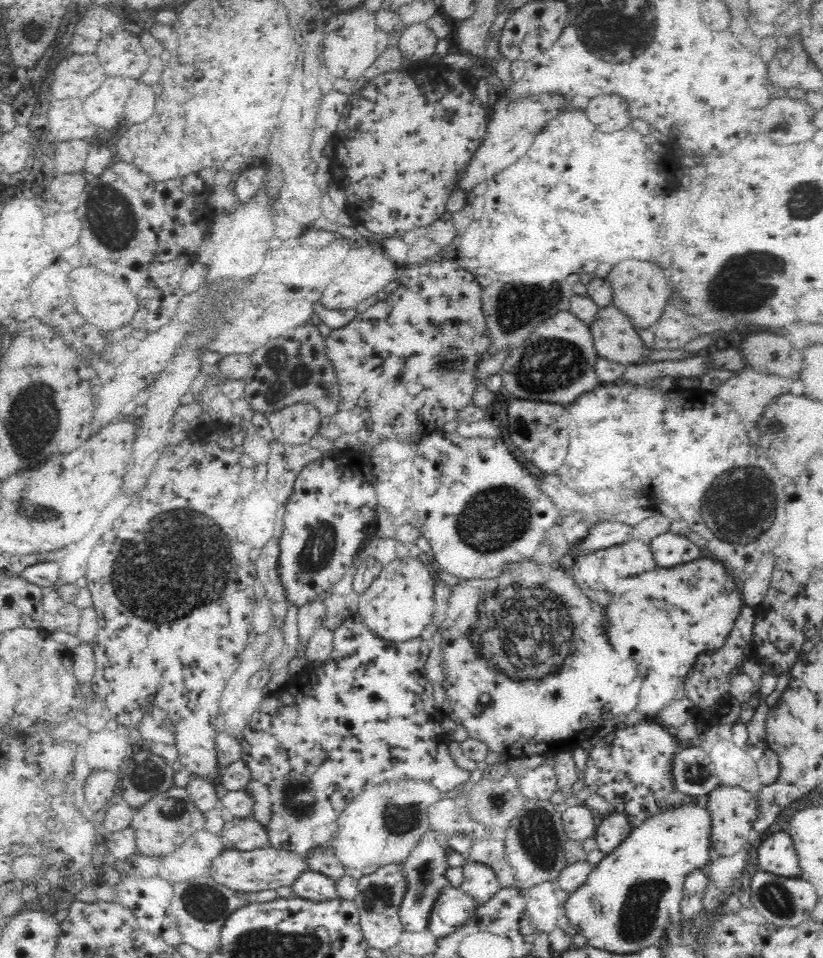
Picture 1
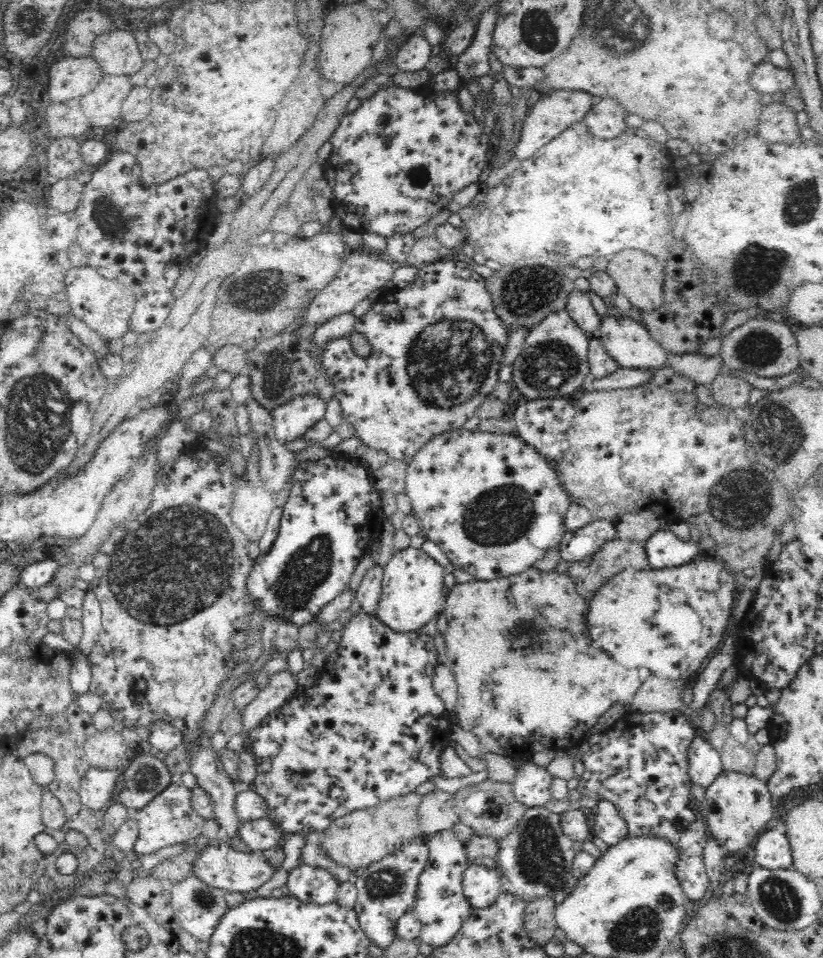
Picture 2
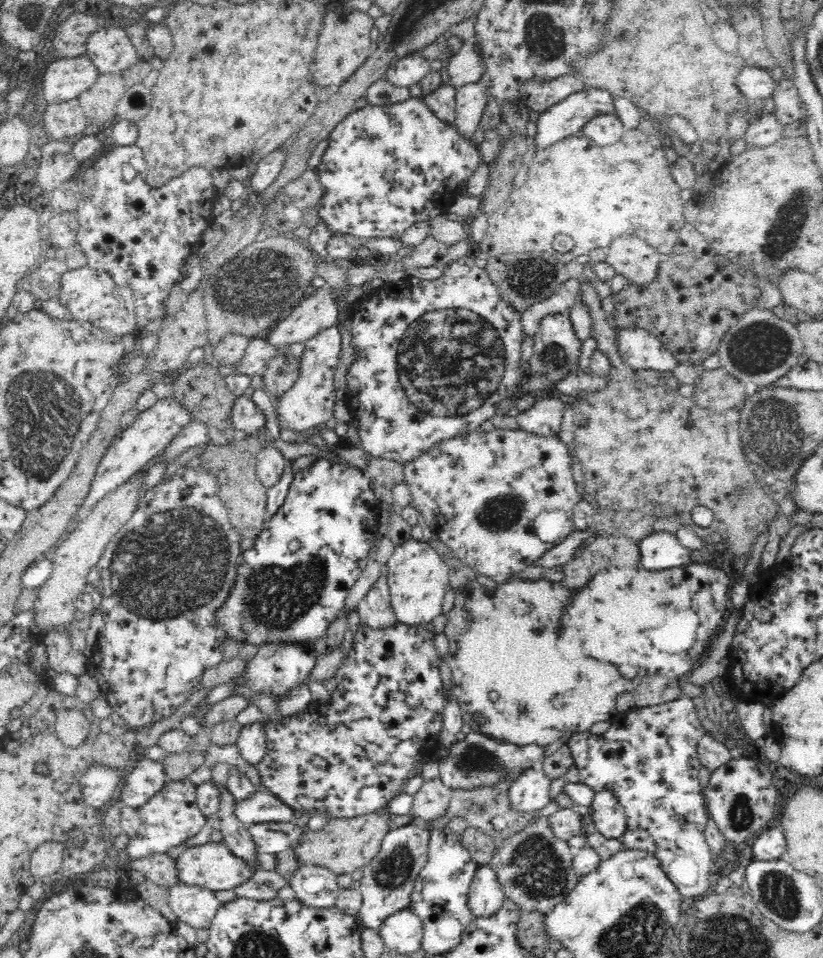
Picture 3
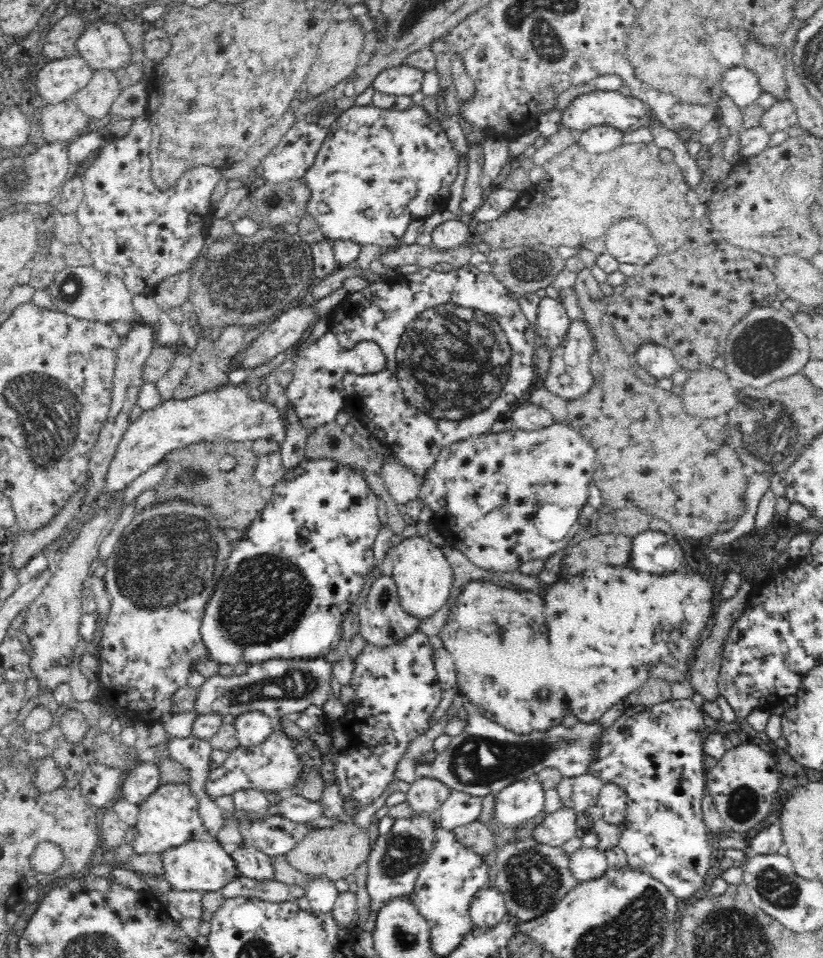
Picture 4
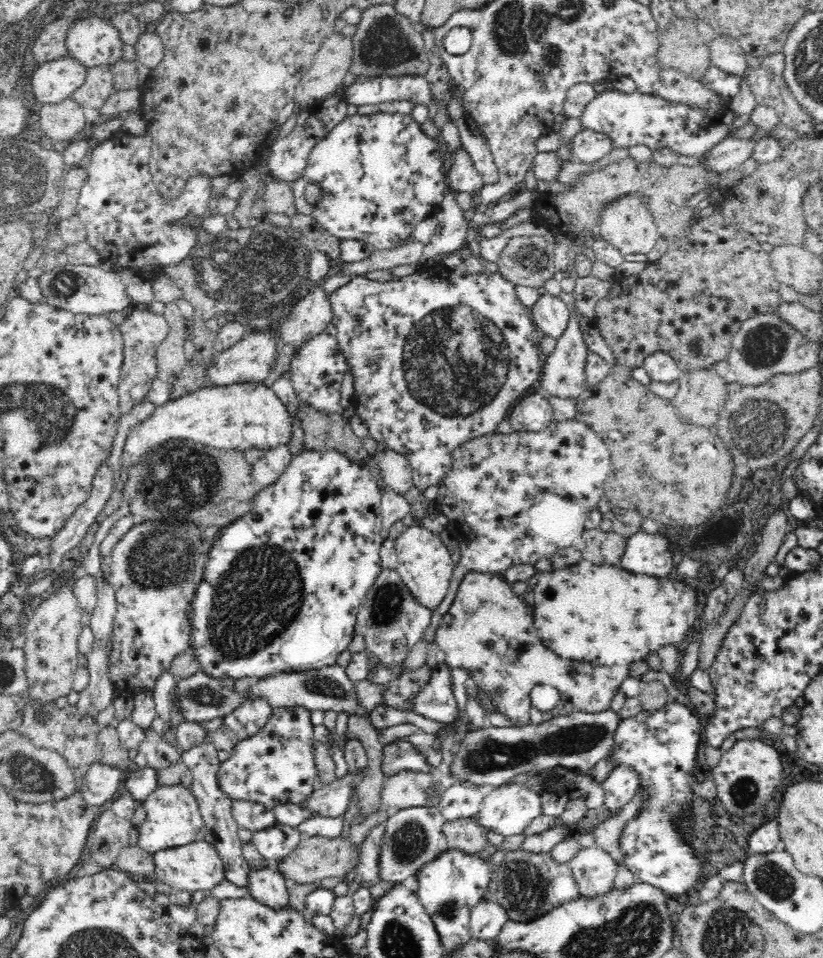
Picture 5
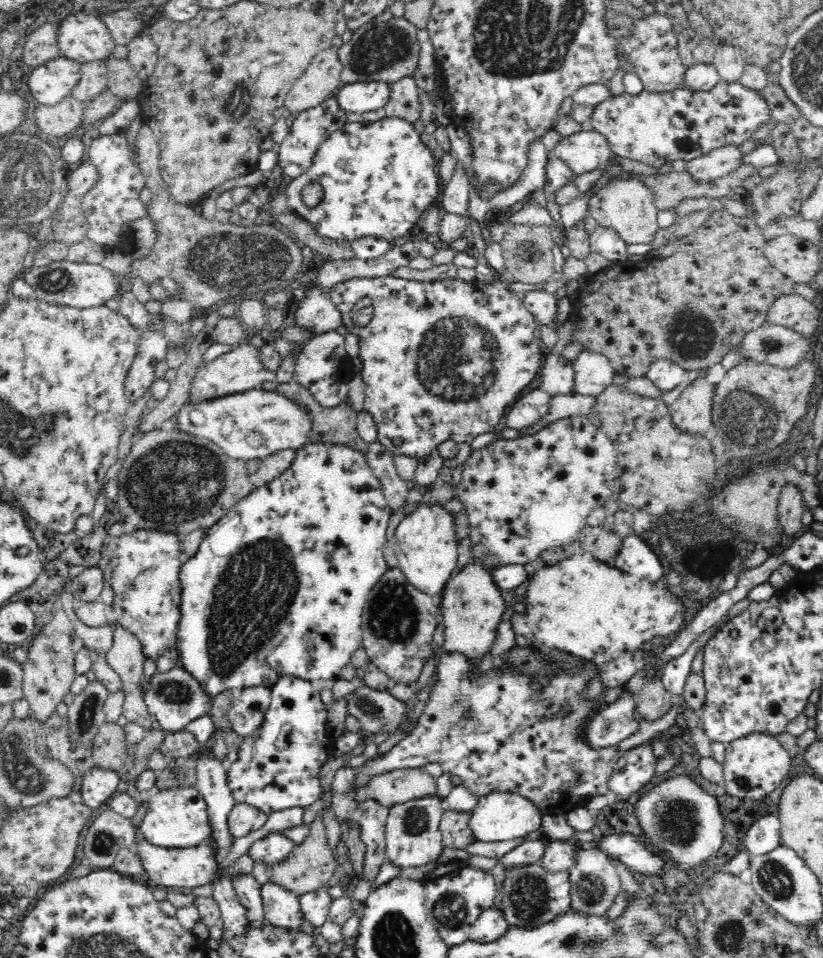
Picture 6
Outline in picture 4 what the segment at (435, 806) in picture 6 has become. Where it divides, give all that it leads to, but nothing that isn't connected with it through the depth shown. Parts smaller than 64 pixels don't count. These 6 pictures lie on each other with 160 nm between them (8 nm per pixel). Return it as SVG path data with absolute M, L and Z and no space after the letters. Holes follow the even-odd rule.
M420 814L419 817L396 819L390 832L380 835L373 842L371 854L367 860L366 890L370 895L370 909L369 918L362 924L364 931L373 933L380 909L386 908L392 900L408 899L414 892L420 870L434 846L435 818L437 818L436 815Z

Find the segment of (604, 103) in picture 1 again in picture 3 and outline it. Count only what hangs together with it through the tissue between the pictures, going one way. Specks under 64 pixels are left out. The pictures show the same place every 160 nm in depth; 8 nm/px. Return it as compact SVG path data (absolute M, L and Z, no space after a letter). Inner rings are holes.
M614 112L598 114L584 124L581 131L598 147L608 147L617 143L625 134L624 126Z

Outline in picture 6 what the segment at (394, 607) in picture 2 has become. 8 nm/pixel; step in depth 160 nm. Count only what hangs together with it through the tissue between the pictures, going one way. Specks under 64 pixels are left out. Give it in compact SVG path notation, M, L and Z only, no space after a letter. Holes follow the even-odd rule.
M420 506L400 522L392 545L396 547L397 566L400 566L408 582L422 593L440 596L454 572L459 542L454 531L453 514L448 514L443 506Z

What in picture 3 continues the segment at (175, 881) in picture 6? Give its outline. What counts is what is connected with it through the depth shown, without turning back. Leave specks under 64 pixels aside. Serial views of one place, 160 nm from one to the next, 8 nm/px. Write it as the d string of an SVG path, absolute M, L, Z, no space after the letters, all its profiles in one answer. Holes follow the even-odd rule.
M210 841L195 847L188 847L182 851L175 851L174 855L181 883L202 886L214 892L235 890L238 886L246 884L252 878L252 874L257 871L257 866L250 866L248 861L235 856L222 841L218 843Z

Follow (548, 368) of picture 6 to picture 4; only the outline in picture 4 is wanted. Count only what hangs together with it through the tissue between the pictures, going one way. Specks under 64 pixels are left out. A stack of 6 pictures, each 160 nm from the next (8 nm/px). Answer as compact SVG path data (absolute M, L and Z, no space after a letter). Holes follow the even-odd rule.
M583 319L571 320L565 339L551 355L550 368L546 382L544 382L544 388L567 402L587 394L596 382L590 370L590 356L595 351L593 340L594 337L591 335L586 321Z

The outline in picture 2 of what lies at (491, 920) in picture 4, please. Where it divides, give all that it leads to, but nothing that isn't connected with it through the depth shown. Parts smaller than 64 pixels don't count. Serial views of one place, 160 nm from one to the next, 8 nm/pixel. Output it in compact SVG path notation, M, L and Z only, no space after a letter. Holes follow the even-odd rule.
M469 866L463 873L463 894L473 909L490 907L503 892L500 871L495 866Z

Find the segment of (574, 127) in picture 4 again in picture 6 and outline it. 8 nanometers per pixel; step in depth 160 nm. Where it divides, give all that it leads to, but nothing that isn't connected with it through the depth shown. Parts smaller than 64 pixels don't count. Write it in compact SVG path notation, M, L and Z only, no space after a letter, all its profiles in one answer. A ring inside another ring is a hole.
M720 81L708 92L684 88L669 93L643 90L636 95L625 92L620 95L612 95L608 100L602 100L600 104L596 104L592 108L592 114L590 114L586 127L602 133L606 137L611 151L618 156L630 158L630 160L640 160L653 167L661 167L665 162L689 161L698 158L708 154L714 148L720 148L726 144L741 145L758 130L758 126L774 125L776 122L770 116L770 109L759 91L746 88L739 82Z

